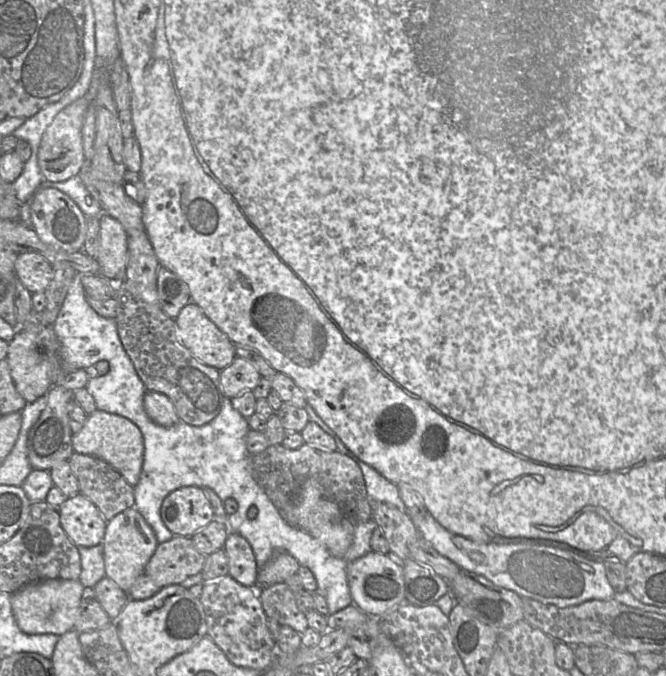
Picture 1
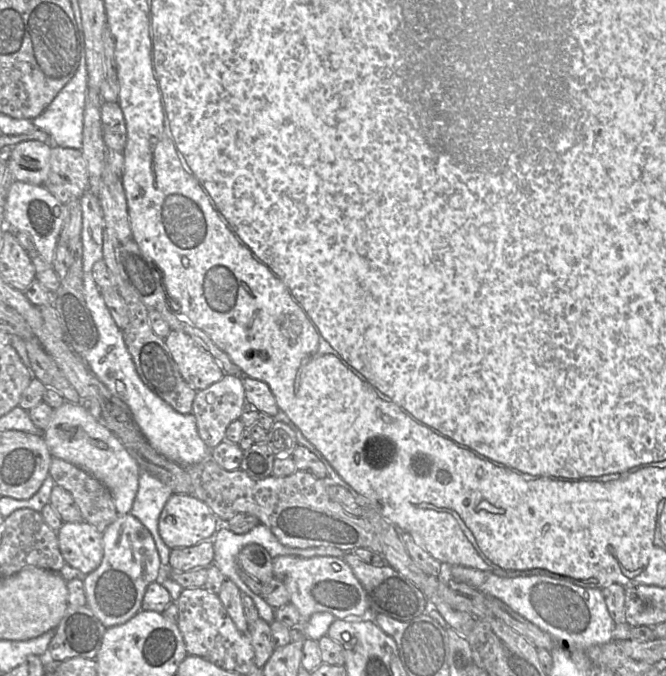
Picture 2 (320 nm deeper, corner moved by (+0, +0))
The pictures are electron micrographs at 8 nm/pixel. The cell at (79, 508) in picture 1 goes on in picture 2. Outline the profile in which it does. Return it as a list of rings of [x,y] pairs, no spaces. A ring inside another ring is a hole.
[[[84,520],[63,523],[57,535],[65,562],[83,575],[96,570],[103,558],[102,534]]]

